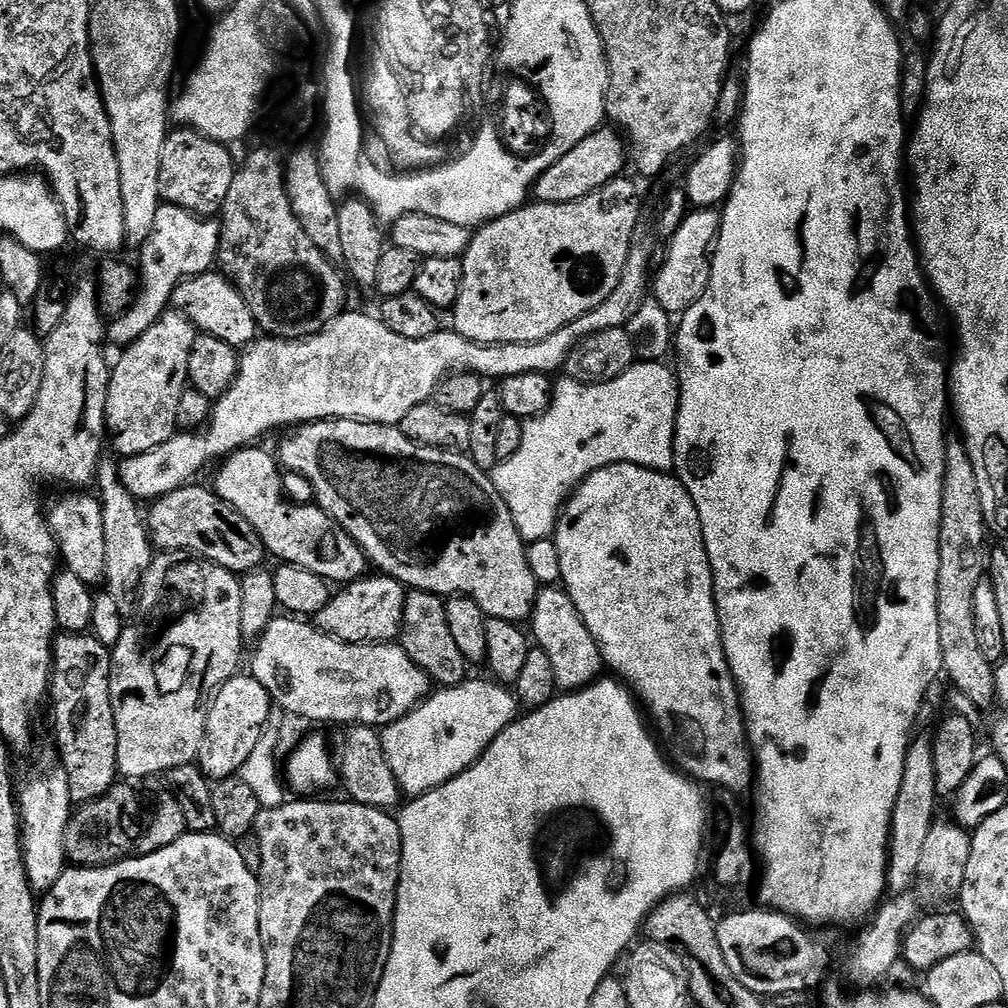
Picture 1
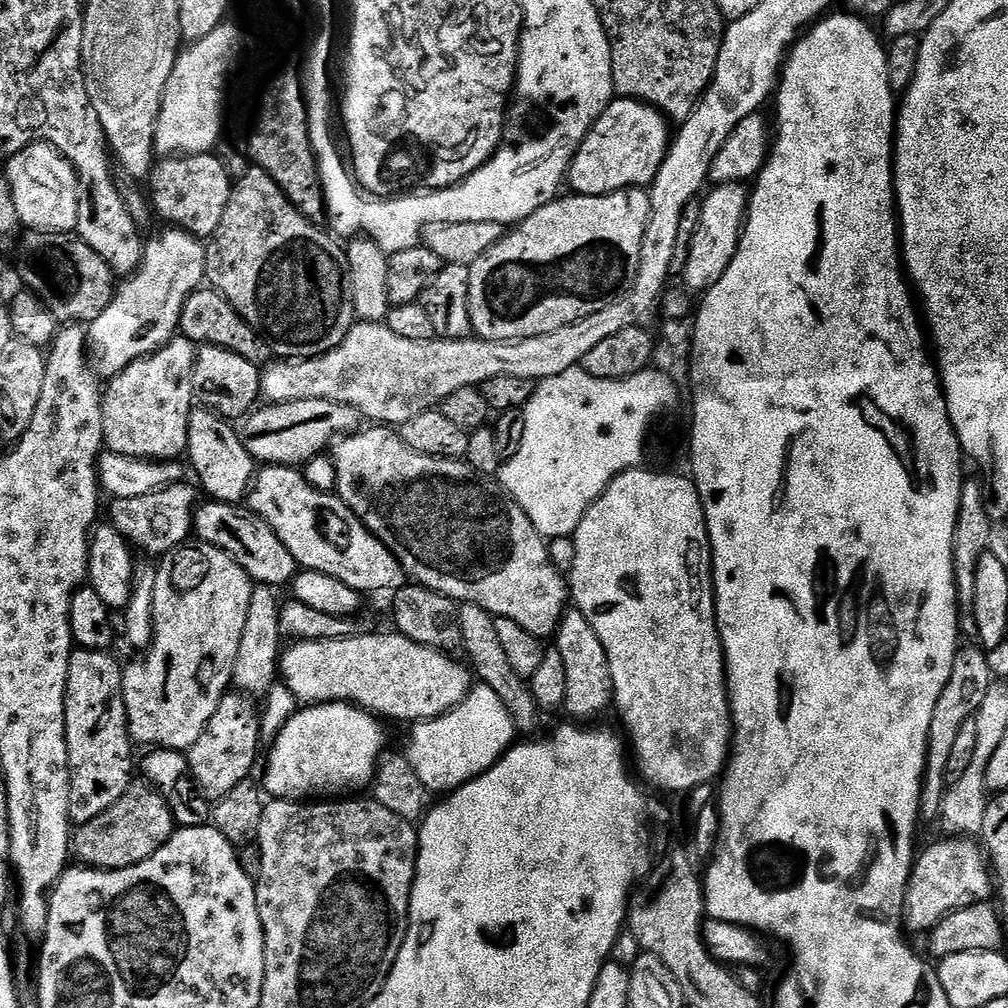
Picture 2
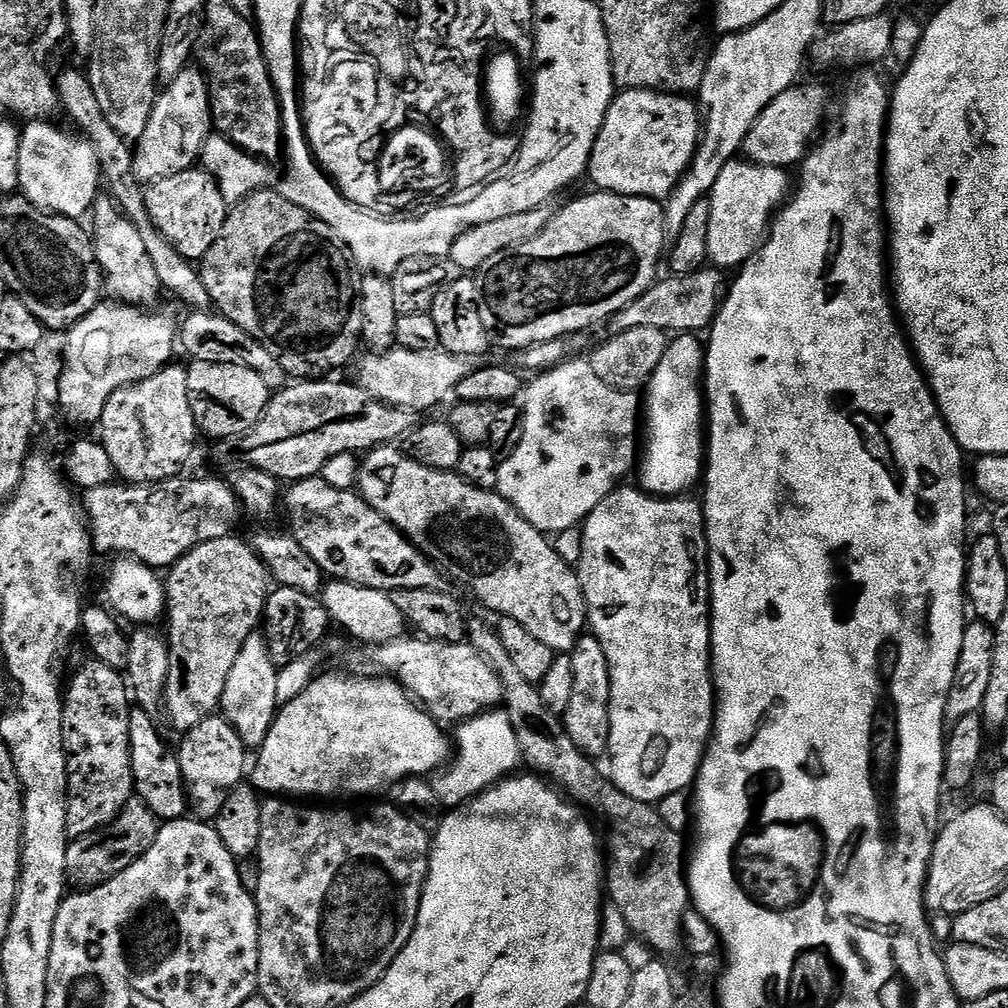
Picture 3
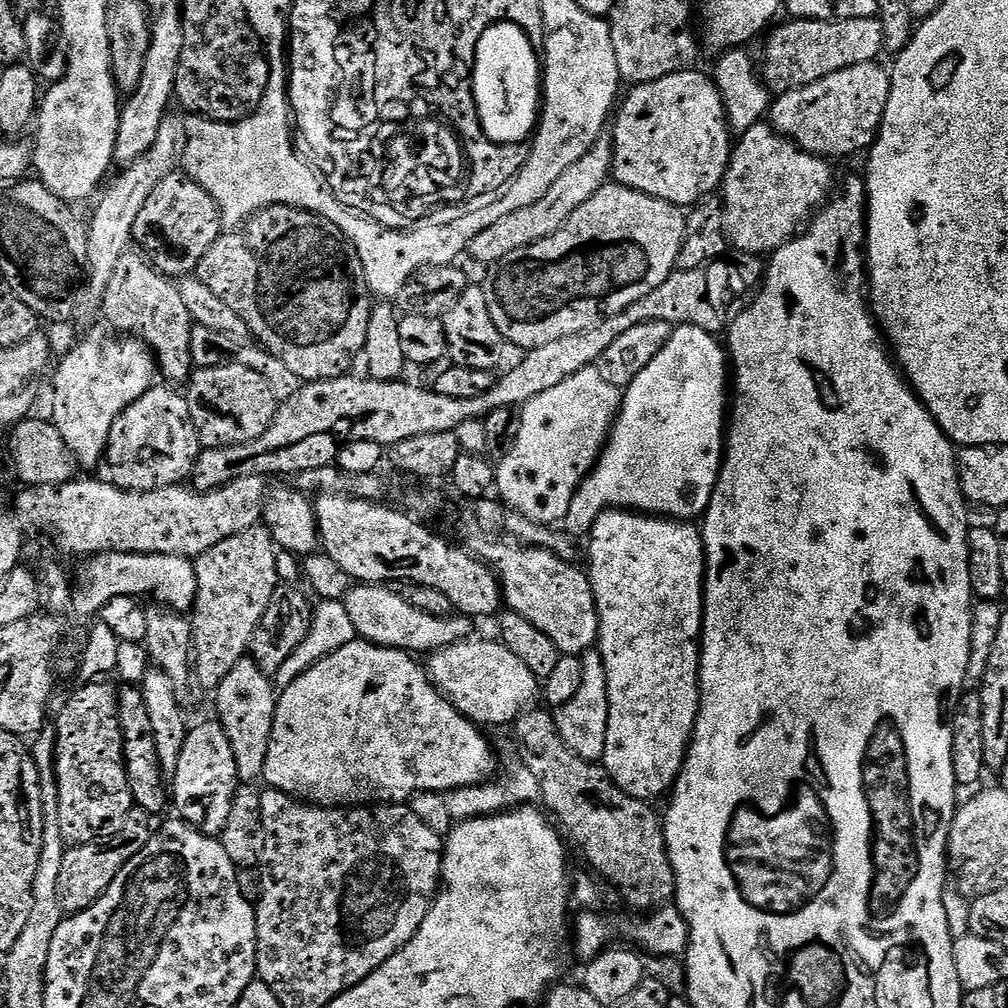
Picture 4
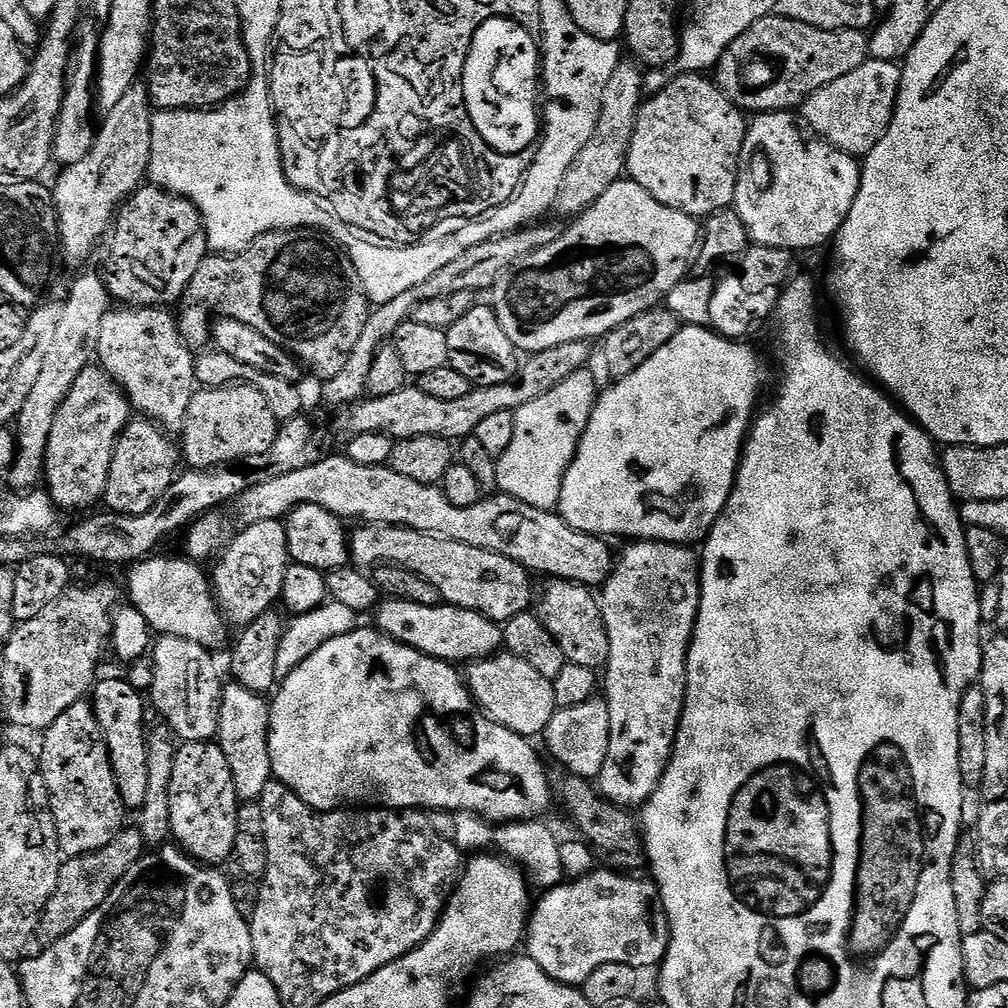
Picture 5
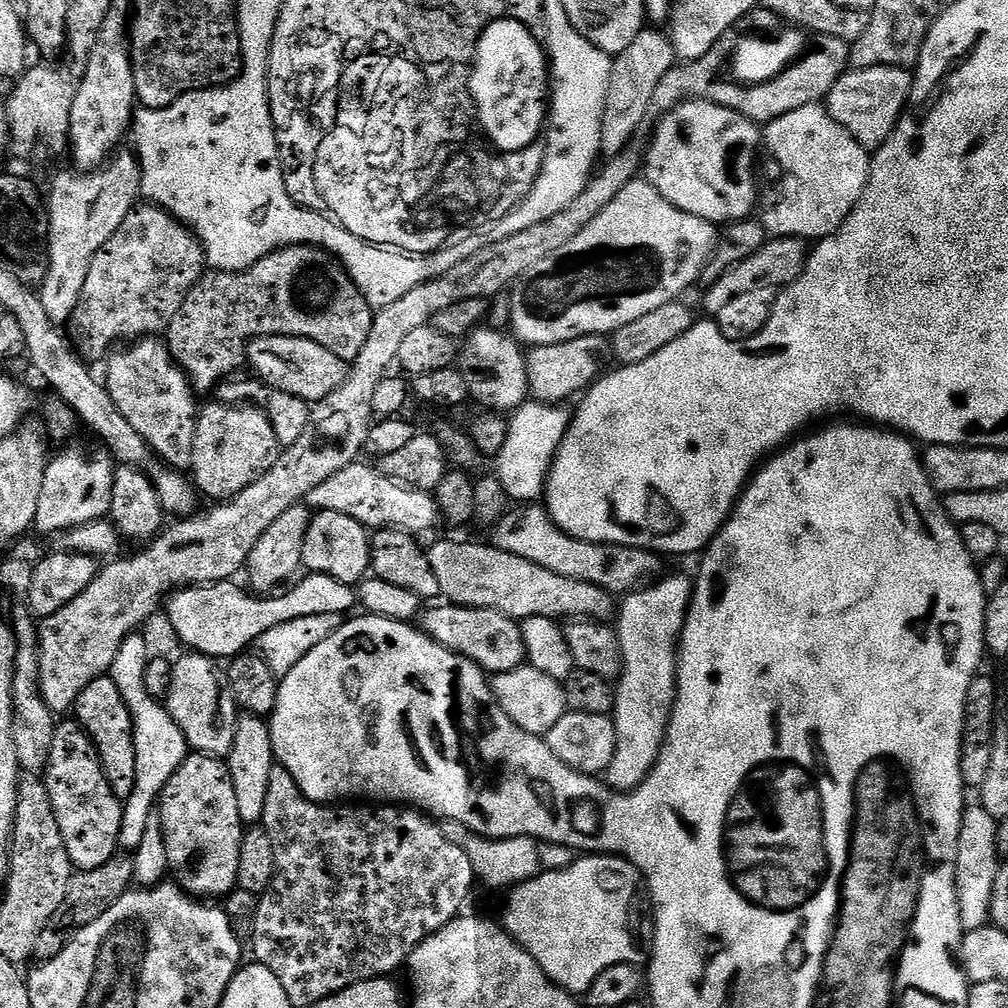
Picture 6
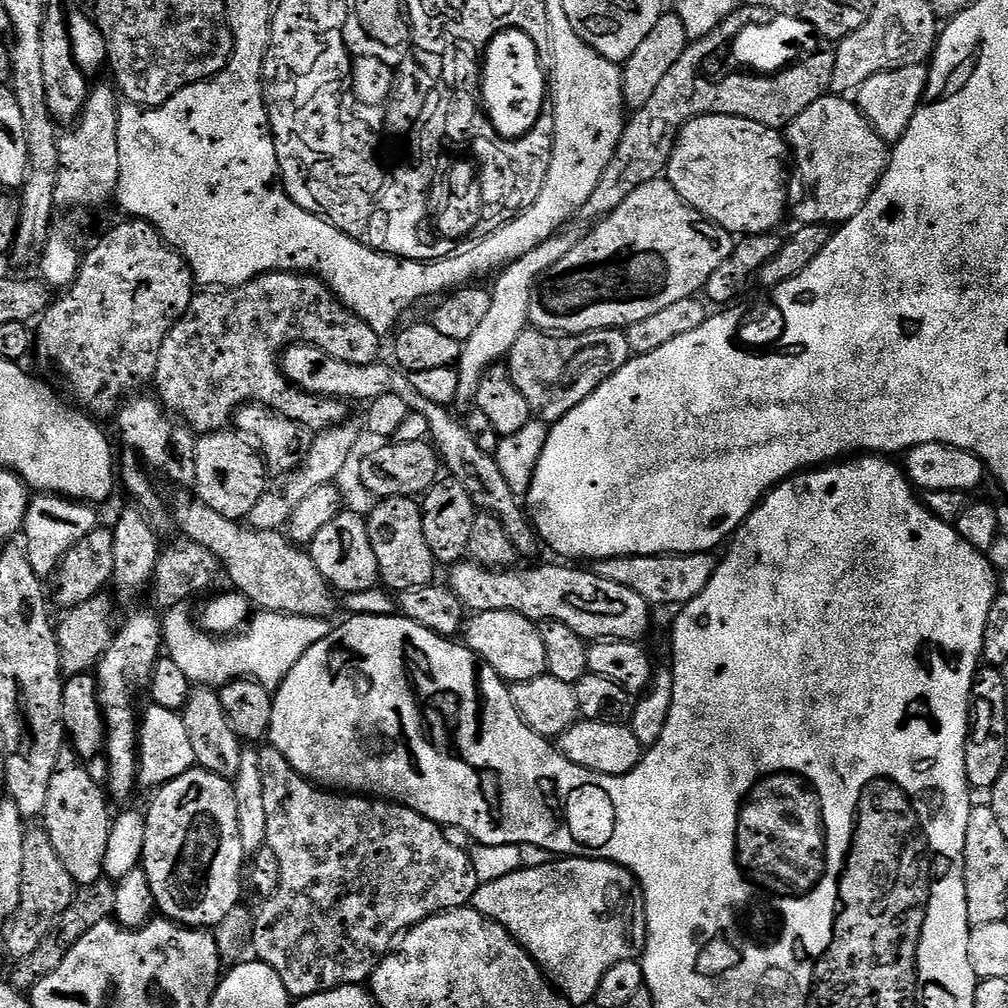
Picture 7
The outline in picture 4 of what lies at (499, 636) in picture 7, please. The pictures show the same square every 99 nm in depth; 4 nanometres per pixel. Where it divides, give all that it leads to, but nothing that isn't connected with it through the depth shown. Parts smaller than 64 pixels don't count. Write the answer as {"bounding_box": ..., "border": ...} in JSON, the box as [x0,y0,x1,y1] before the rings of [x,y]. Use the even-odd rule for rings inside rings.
{"bounding_box":[343,584,473,654],"border":[[[360,584],[349,587],[348,595],[344,597],[343,602],[346,614],[350,614],[350,622],[354,622],[357,637],[383,648],[397,648],[413,654],[431,654],[461,644],[473,635],[473,621],[469,617],[459,614],[426,614],[410,606],[410,602],[402,602],[402,598],[398,598],[395,591],[388,586]]]}

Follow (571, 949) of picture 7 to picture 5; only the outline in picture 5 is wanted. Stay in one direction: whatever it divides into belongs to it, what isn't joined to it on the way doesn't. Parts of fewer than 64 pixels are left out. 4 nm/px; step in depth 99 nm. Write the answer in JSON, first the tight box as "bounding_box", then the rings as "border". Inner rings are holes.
{"bounding_box":[526,870,668,986],"border":[[[595,870],[584,877],[569,879],[567,882],[560,884],[557,888],[547,889],[543,893],[544,897],[540,901],[535,901],[534,907],[531,909],[528,917],[528,931],[526,933],[526,952],[532,957],[534,962],[538,962],[538,966],[542,966],[542,970],[546,970],[546,974],[550,978],[554,978],[563,984],[573,986],[582,986],[586,982],[586,978],[590,978],[590,974],[594,974],[594,970],[598,970],[598,966],[606,966],[610,962],[622,962],[626,966],[637,970],[645,970],[644,968],[655,969],[664,960],[664,955],[668,949],[668,915],[664,912],[664,904],[660,900],[660,890],[655,886],[650,886],[647,879],[635,880],[637,877],[632,874],[625,874],[619,870],[607,870],[601,872]]]}

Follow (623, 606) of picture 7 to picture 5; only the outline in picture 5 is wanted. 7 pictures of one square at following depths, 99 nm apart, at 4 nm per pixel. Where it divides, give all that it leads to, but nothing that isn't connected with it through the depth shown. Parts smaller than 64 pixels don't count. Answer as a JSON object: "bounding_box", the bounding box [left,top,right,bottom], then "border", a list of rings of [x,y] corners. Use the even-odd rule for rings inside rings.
{"bounding_box":[350,524,533,622],"border":[[[364,524],[357,528],[360,529],[357,532],[353,531],[350,536],[350,560],[355,567],[361,570],[375,570],[381,566],[405,568],[407,572],[413,572],[426,582],[430,582],[430,586],[434,586],[438,590],[443,603],[474,610],[497,622],[514,618],[533,607],[533,573],[502,554],[490,550],[478,550],[478,546],[466,546],[462,542],[454,542],[441,536],[431,536],[418,530],[399,528],[393,524]]]}

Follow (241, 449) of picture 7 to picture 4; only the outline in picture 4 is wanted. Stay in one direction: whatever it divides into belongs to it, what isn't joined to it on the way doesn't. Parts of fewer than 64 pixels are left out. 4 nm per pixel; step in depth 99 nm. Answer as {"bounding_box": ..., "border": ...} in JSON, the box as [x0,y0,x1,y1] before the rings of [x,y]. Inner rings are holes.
{"bounding_box":[187,362,278,448],"border":[[[231,362],[217,368],[197,368],[187,381],[188,418],[201,445],[207,448],[234,447],[262,438],[274,422],[278,402],[270,394],[270,386],[254,370],[246,370]]]}

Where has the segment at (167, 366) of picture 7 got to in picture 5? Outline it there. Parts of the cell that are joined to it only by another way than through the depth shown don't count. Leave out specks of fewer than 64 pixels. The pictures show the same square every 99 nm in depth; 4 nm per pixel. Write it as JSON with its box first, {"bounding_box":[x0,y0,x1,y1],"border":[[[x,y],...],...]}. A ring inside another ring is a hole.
{"bounding_box":[178,228,370,378],"border":[[[290,228],[287,232],[267,232],[265,236],[258,237],[245,252],[209,254],[202,266],[198,266],[194,278],[190,278],[190,286],[178,304],[180,333],[188,347],[193,350],[209,347],[213,339],[214,318],[237,320],[258,330],[258,334],[266,334],[270,342],[285,346],[296,344],[296,359],[307,367],[309,364],[320,378],[338,374],[338,370],[346,366],[350,354],[354,354],[358,338],[362,338],[370,305],[362,278],[358,278],[358,270],[354,270],[354,262],[339,239],[328,234],[324,230]]]}

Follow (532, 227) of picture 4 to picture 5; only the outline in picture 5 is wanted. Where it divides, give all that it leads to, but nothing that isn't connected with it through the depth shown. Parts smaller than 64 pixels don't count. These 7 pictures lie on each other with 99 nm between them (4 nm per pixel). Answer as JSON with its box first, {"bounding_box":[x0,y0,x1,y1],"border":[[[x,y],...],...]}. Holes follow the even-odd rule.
{"bounding_box":[555,62,646,218],"border":[[[622,62],[614,70],[614,74],[610,74],[610,82],[606,82],[606,90],[602,90],[602,110],[596,132],[590,142],[582,146],[582,154],[574,158],[574,166],[570,166],[562,182],[555,211],[568,216],[567,218],[575,218],[586,211],[590,205],[598,202],[598,198],[602,198],[602,194],[606,194],[606,190],[610,190],[610,186],[614,186],[614,182],[618,182],[625,175],[630,154],[630,138],[634,138],[636,119],[640,106],[646,99],[645,73],[639,63],[631,63]]]}

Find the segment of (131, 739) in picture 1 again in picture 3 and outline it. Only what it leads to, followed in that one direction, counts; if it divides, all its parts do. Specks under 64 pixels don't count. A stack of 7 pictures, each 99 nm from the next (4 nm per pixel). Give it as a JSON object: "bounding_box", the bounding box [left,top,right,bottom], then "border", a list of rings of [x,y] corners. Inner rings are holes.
{"bounding_box":[164,534,269,733],"border":[[[236,534],[194,546],[167,569],[166,639],[170,672],[164,708],[177,733],[189,732],[219,709],[226,678],[238,658],[238,650],[242,650],[242,642],[261,627],[269,591],[267,566],[251,543],[239,540]]]}

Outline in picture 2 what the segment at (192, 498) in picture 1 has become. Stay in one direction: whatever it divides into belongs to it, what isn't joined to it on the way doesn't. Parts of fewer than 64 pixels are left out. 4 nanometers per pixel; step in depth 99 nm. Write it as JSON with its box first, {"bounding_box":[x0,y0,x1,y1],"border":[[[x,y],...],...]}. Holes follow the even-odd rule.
{"bounding_box":[194,502,298,586],"border":[[[215,502],[201,503],[197,507],[194,517],[194,536],[199,543],[209,544],[228,554],[234,562],[238,562],[238,566],[242,566],[242,570],[246,570],[246,574],[257,585],[277,586],[276,584],[284,584],[284,586],[288,586],[297,576],[298,565],[294,556],[286,550],[286,546],[282,546],[282,540],[274,534],[274,530],[270,530],[266,521],[247,507]]]}

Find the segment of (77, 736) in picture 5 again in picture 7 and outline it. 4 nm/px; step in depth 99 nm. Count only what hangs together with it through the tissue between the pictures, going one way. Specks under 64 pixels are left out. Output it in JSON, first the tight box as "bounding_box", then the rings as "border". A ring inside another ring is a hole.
{"bounding_box":[42,750,114,886],"border":[[[71,750],[60,753],[60,765],[50,778],[50,794],[46,794],[42,827],[50,834],[50,842],[54,842],[54,850],[58,850],[58,858],[62,858],[62,866],[66,866],[70,878],[74,878],[77,886],[83,886],[104,876],[106,842],[114,816],[108,813],[109,797],[105,789],[94,782],[91,771],[77,760]]]}

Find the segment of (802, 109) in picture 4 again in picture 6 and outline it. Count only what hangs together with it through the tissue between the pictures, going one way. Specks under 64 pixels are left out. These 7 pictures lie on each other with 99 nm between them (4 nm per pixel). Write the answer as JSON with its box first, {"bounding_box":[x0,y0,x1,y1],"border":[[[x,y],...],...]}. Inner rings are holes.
{"bounding_box":[826,66,914,150],"border":[[[874,66],[873,68],[852,68],[845,71],[844,75],[838,78],[838,82],[828,92],[826,97],[826,107],[837,122],[854,138],[869,150],[881,148],[890,138],[890,134],[895,130],[897,122],[904,115],[909,107],[912,98],[912,82],[914,76],[906,68],[887,68],[886,66]]]}

